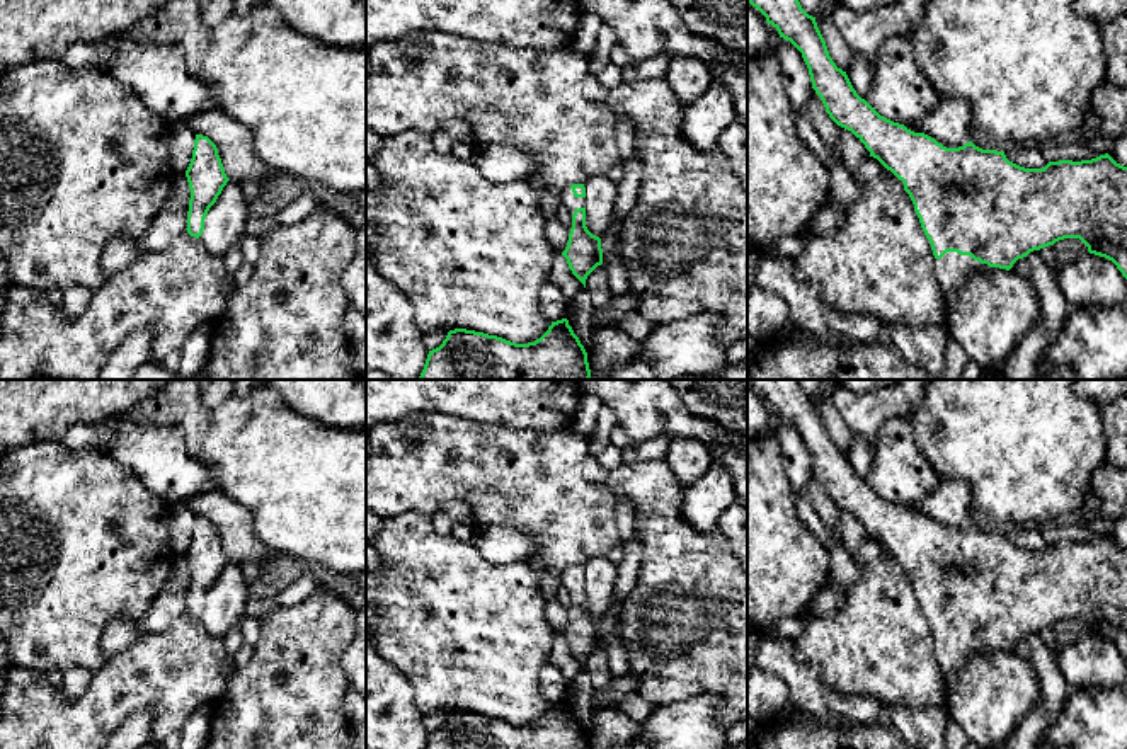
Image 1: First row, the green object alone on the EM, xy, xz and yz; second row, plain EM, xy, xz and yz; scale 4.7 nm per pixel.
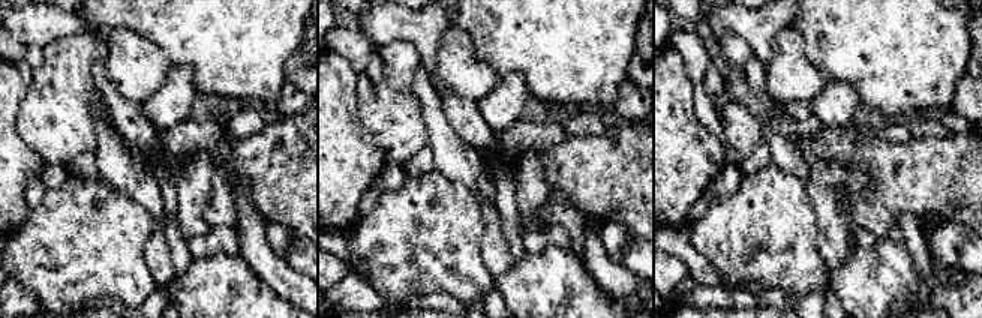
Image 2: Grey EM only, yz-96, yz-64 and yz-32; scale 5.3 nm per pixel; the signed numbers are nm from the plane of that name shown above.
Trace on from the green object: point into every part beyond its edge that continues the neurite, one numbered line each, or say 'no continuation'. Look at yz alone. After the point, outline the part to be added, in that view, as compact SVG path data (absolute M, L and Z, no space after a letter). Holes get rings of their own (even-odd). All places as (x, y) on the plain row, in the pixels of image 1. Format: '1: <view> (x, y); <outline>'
1: yz (950, 651); M947 633L941 640L935 640L938 669L943 679L958 671L972 645L974 640L970 637L957 633Z

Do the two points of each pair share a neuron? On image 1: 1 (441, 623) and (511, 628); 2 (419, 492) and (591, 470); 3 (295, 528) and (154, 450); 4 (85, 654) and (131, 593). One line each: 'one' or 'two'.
1: one
2: two
3: two
4: one

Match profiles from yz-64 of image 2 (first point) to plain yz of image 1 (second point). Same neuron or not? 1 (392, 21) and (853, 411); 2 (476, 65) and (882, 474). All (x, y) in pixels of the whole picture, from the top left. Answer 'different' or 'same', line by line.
1: same
2: same

